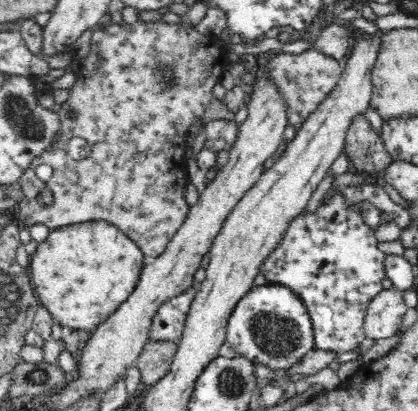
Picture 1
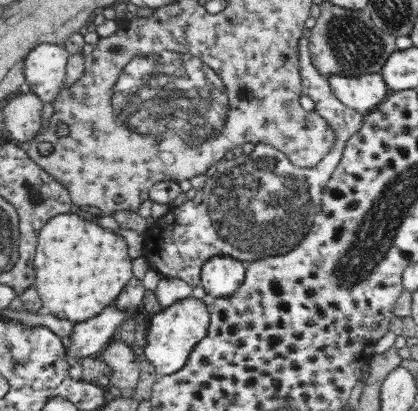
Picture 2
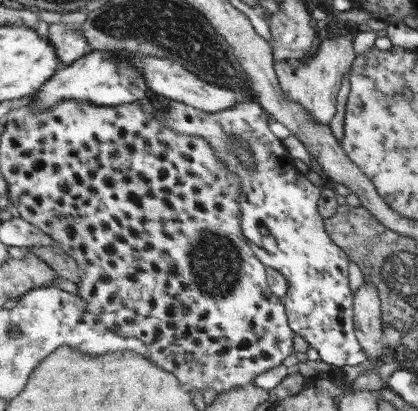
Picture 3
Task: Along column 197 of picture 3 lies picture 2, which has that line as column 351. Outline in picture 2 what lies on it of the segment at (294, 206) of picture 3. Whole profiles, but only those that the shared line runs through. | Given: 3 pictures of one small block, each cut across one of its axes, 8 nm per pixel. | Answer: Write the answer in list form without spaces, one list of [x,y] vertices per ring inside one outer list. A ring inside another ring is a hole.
[[[308,38],[300,40],[300,52],[302,94],[310,96],[316,104],[314,114],[332,126],[336,134],[334,146],[314,168],[298,168],[278,148],[266,144],[258,144],[248,156],[222,160],[216,176],[206,182],[206,188],[182,206],[170,208],[144,234],[142,256],[148,260],[150,270],[170,278],[184,278],[196,288],[202,284],[202,264],[210,256],[224,254],[248,264],[256,258],[286,254],[304,240],[304,234],[312,228],[314,214],[322,208],[322,190],[338,168],[348,140],[360,132],[364,116],[336,98],[328,78],[312,64]]]

